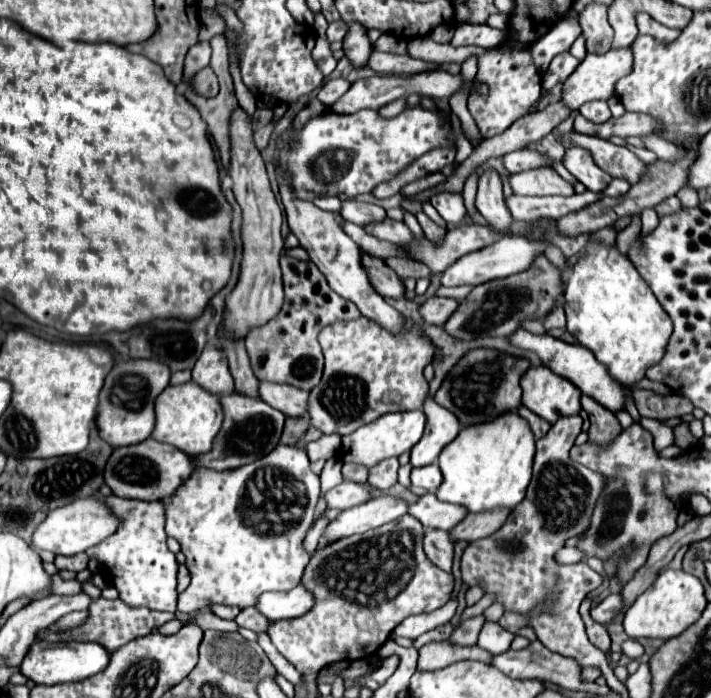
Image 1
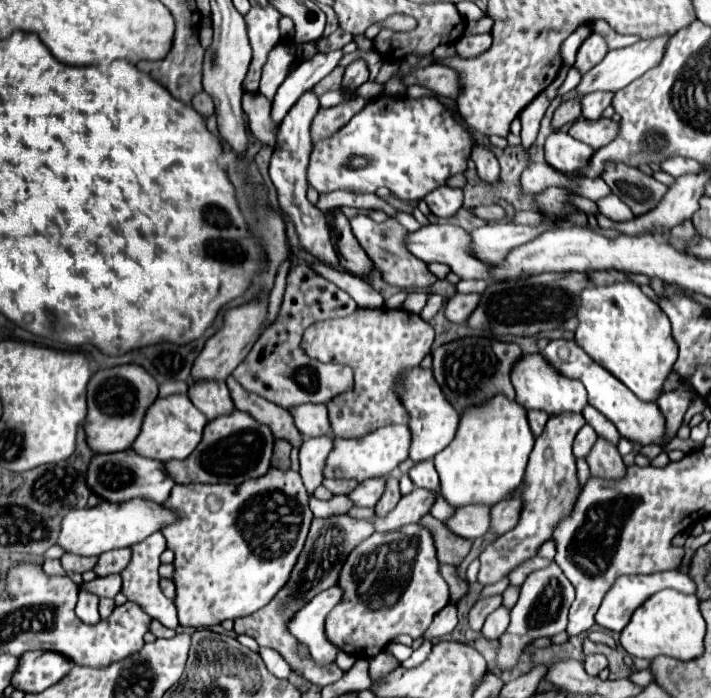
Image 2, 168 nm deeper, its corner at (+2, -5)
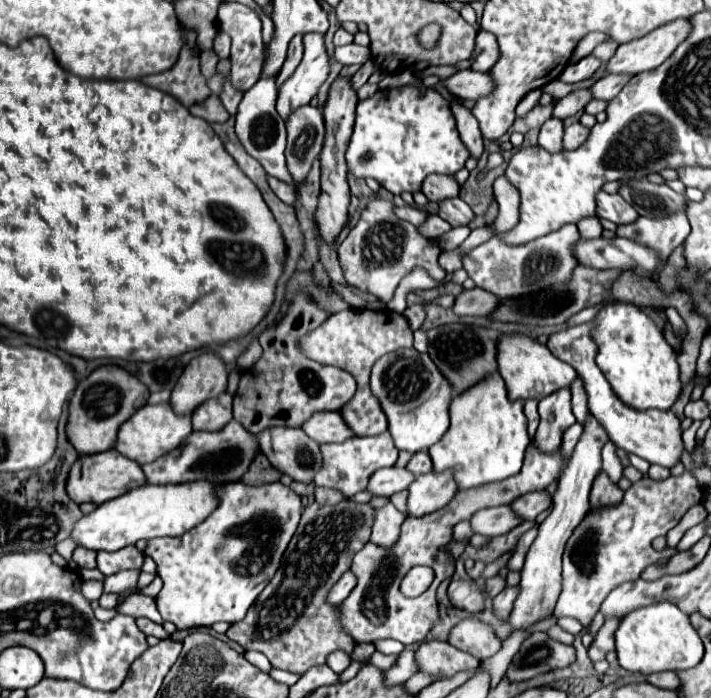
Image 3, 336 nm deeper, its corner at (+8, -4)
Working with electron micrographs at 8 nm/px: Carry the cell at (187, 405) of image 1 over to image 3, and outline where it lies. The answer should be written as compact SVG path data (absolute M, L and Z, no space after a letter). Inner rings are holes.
M158 403L158 405L144 405L128 423L122 423L118 437L116 437L116 449L122 455L128 455L130 459L140 461L142 465L156 461L158 457L174 451L190 433L192 433L192 417L190 415L178 415L172 407L172 403Z

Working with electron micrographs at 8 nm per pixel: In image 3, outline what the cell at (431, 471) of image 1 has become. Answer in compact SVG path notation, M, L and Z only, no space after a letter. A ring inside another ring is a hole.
M420 451L420 453L412 455L412 459L410 459L410 463L406 465L406 469L408 469L412 475L424 475L424 473L434 471L434 469L432 469L432 459L430 459L430 455L428 455L426 451Z

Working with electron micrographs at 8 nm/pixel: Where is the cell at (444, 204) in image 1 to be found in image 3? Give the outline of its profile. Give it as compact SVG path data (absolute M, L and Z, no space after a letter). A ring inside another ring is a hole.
M428 175L428 179L424 179L422 183L422 193L428 197L428 201L434 203L458 197L458 191L460 185L454 181L454 177L446 177L446 175Z

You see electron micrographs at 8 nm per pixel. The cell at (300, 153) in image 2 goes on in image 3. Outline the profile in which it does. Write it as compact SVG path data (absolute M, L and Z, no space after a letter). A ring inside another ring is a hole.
M304 35L304 59L296 67L296 71L282 83L276 102L276 110L284 121L288 117L310 103L316 97L320 85L326 81L330 73L328 55L324 49L322 35Z

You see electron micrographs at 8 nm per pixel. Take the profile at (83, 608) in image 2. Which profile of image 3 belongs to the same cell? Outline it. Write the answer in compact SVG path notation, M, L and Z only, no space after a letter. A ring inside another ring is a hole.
M82 581L80 593L82 593L84 599L88 599L88 601L100 599L100 595L102 595L102 581Z

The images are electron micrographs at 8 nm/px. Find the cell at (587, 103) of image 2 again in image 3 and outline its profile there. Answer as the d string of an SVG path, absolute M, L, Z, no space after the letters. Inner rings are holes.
M606 75L600 81L596 81L590 91L592 91L592 99L602 99L602 101L610 101L614 99L620 89L628 83L628 75Z

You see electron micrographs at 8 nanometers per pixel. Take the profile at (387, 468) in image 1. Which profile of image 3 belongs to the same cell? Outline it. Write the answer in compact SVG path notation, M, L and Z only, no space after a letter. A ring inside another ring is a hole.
M386 503L384 507L376 509L374 513L374 527L370 541L380 543L380 547L392 547L396 541L396 535L400 535L400 523L406 519L392 503Z

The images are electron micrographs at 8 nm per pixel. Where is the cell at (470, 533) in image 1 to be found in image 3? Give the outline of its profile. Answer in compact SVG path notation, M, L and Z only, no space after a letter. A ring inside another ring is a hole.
M534 491L534 493L522 495L510 503L510 509L524 521L534 521L548 507L550 507L550 495L546 491L538 491L538 493Z

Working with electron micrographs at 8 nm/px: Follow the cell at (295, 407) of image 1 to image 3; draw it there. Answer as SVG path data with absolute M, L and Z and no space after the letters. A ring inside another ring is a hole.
M318 411L310 419L302 423L302 431L314 439L316 443L330 443L330 441L344 441L352 437L352 431L346 427L344 419L338 411Z

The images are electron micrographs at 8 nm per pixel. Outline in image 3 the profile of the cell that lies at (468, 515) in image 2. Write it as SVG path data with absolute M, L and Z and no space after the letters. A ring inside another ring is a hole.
M508 505L480 509L470 519L472 531L478 535L486 535L486 537L502 535L502 533L510 531L512 527L516 527L520 521L522 519L516 519L516 515L512 517L512 511L508 511Z

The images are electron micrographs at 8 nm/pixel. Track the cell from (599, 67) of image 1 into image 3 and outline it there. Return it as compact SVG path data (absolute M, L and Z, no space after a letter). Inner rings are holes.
M676 19L672 23L666 23L664 27L658 27L636 41L622 43L616 49L614 57L604 63L606 73L638 75L642 71L654 69L662 65L668 55L672 55L672 51L678 47L678 43L686 37L688 19Z

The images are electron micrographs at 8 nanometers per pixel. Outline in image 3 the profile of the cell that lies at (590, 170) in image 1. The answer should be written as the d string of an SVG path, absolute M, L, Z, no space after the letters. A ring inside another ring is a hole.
M548 119L538 135L538 145L544 147L550 153L560 153L562 149L562 137L564 137L564 127L562 121L558 119Z

